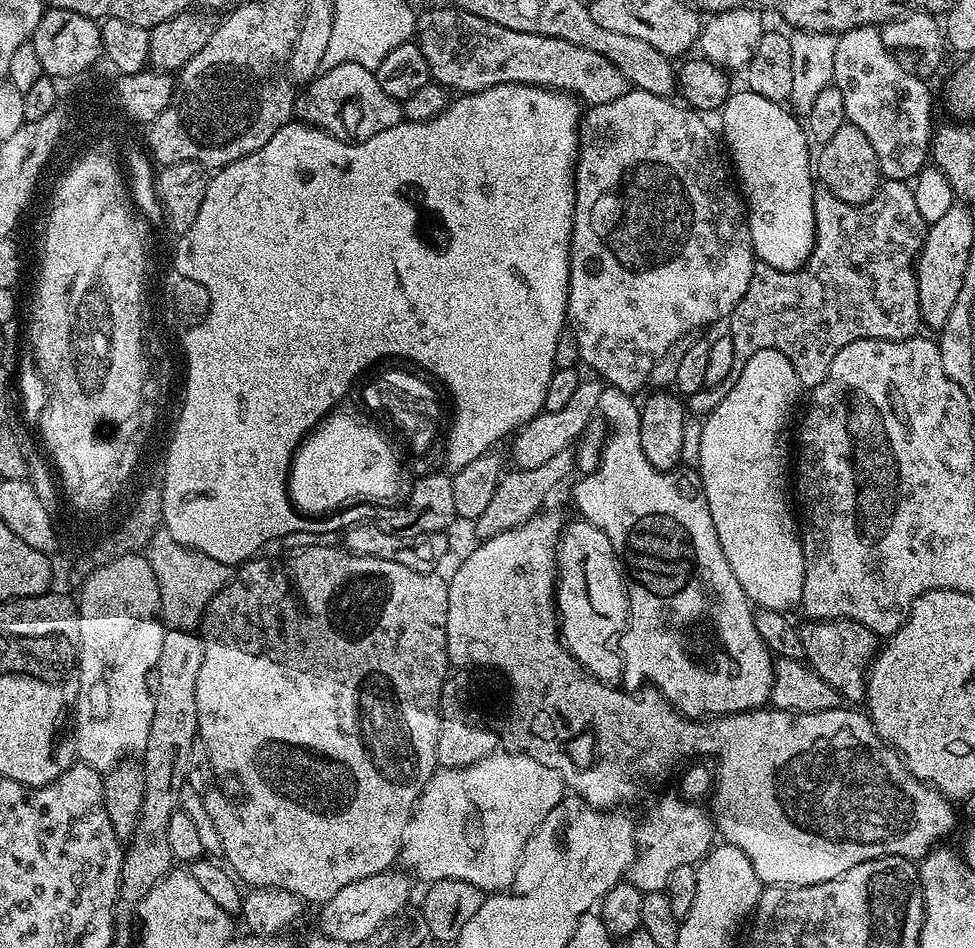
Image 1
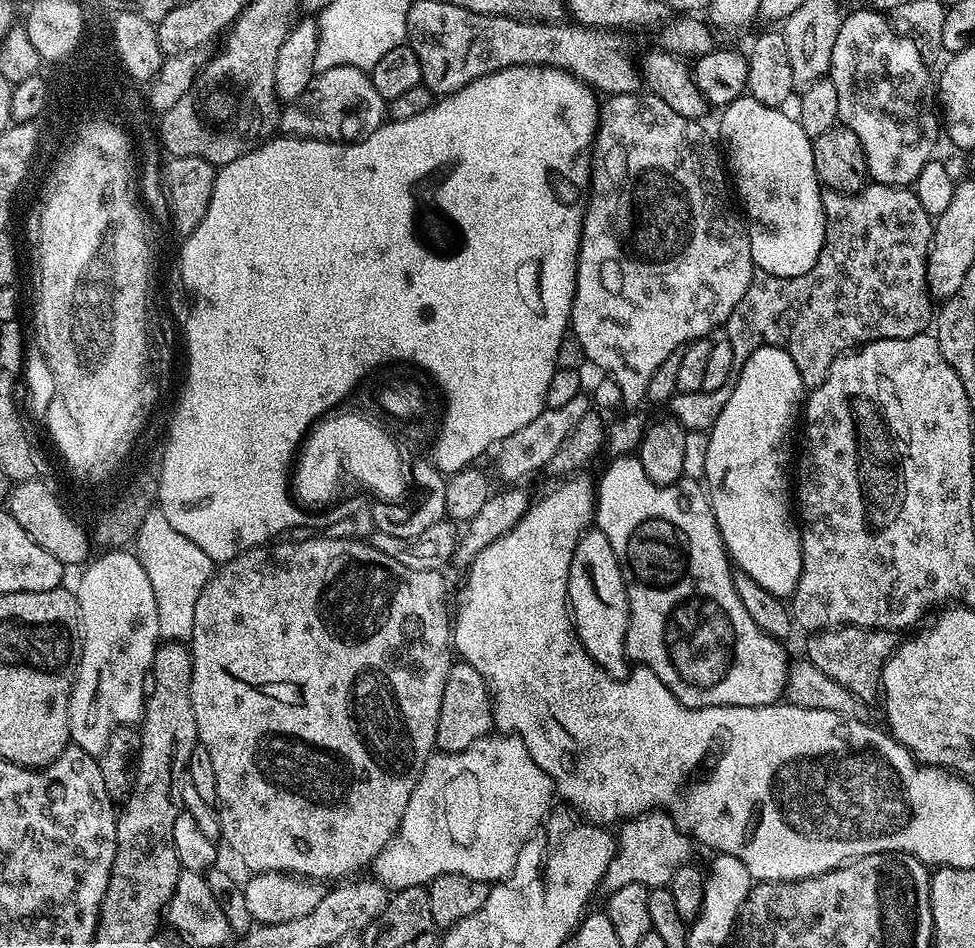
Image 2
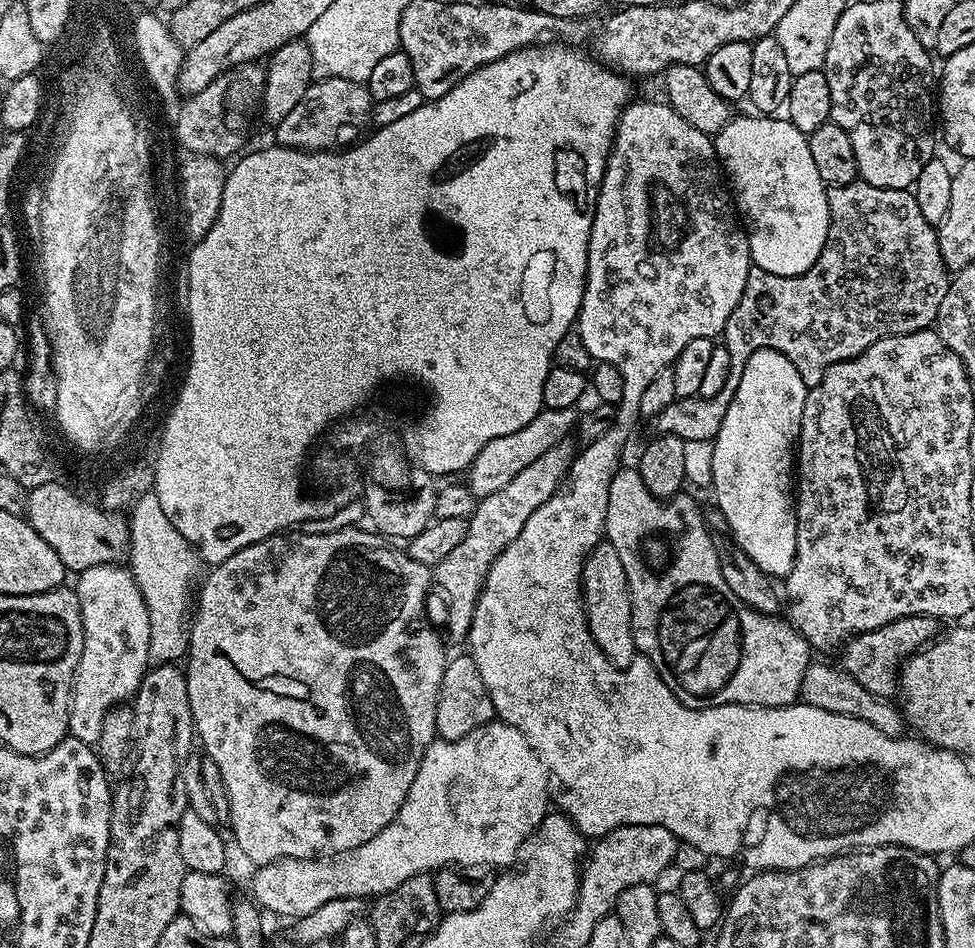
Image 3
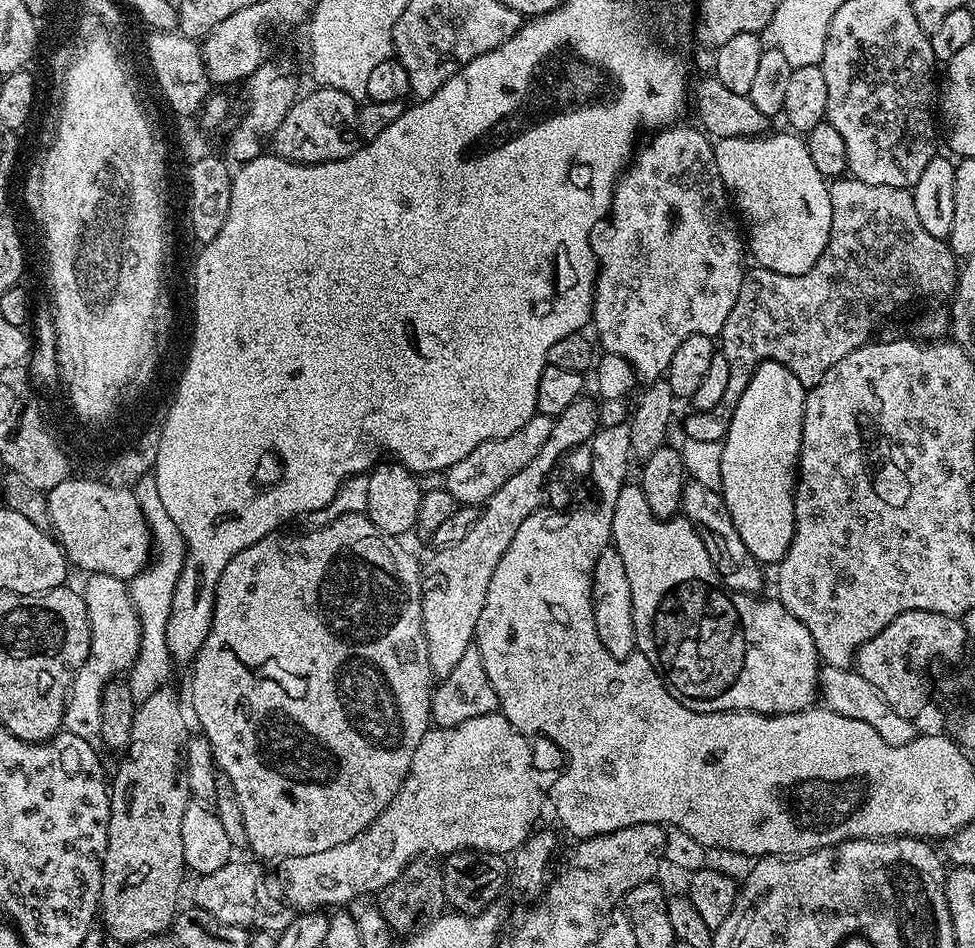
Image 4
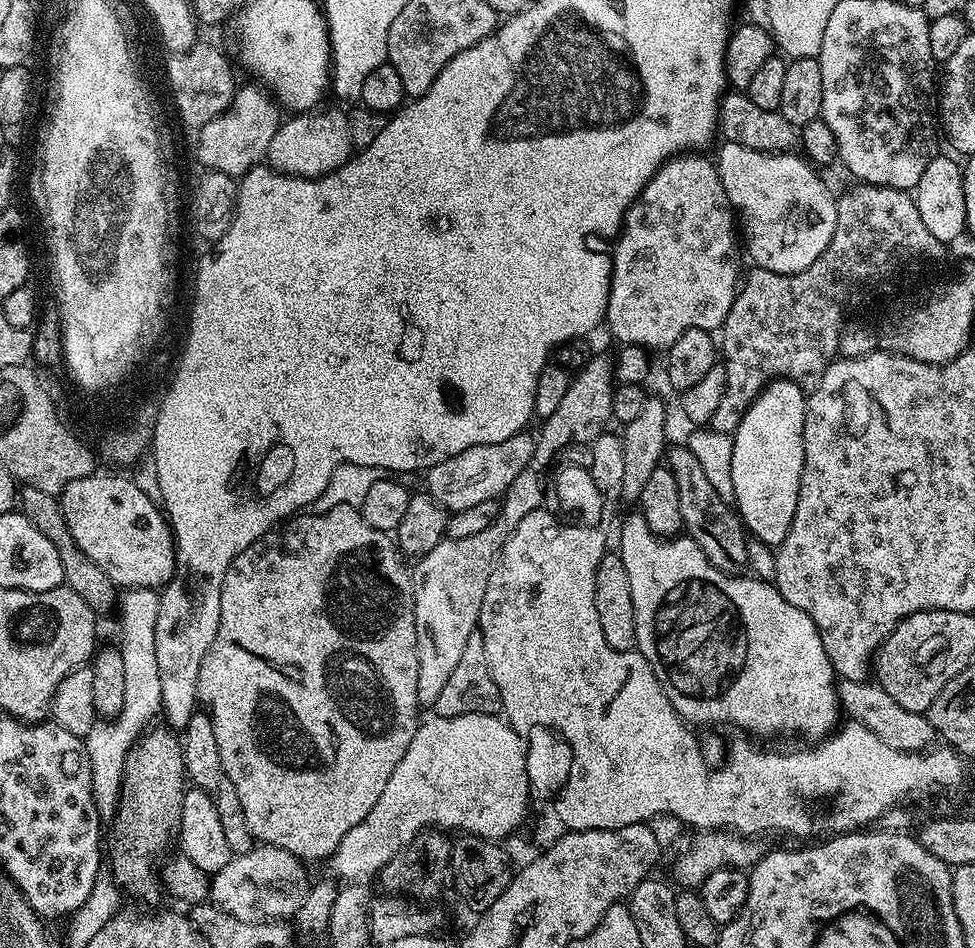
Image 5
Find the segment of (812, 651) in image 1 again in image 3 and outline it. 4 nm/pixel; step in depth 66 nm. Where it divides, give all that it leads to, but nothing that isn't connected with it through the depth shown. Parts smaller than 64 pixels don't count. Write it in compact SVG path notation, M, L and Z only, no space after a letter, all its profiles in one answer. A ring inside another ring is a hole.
M907 616L898 618L878 630L858 634L843 645L839 653L839 667L843 668L846 674L850 674L854 682L866 686L870 694L885 698L892 698L892 695L895 697L898 692L900 669L904 667L905 660L937 639L941 631L940 624L941 621L935 616Z

